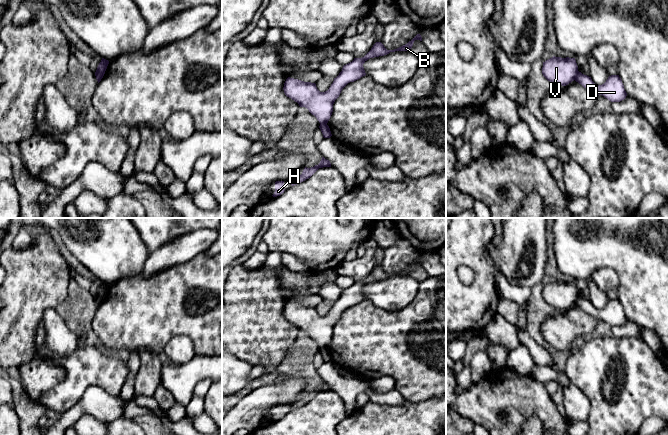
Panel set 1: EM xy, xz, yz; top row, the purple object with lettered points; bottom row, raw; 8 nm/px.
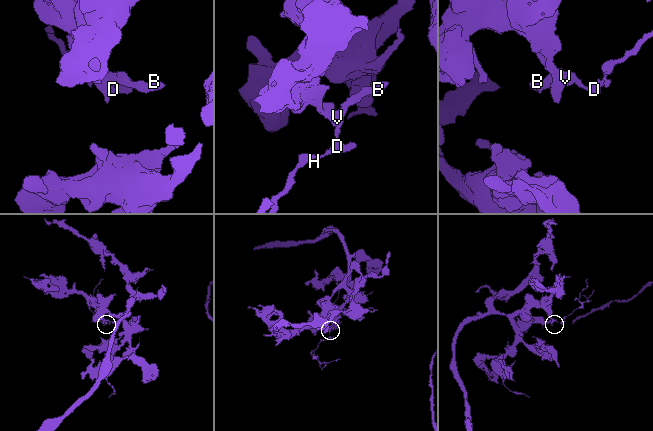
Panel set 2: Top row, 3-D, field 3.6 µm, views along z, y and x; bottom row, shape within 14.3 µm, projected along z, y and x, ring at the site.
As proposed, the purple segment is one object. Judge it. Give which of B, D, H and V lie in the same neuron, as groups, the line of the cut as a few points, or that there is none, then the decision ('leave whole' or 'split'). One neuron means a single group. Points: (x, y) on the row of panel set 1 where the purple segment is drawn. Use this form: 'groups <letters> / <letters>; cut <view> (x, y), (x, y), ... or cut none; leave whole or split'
groups B V / D H; cut yz (578, 71), (574, 79); split

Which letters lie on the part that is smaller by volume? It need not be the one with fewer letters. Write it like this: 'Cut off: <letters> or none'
Cut off: D, H

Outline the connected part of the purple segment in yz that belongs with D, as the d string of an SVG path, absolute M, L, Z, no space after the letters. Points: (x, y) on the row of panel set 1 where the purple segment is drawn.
M578 72L575 81L581 84L584 88L593 91L597 95L604 96L611 102L620 102L627 96L619 75L611 75L604 84L597 85L592 81L591 77Z

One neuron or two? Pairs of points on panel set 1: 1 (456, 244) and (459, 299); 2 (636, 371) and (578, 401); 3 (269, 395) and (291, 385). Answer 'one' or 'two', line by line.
1: one
2: two
3: one

